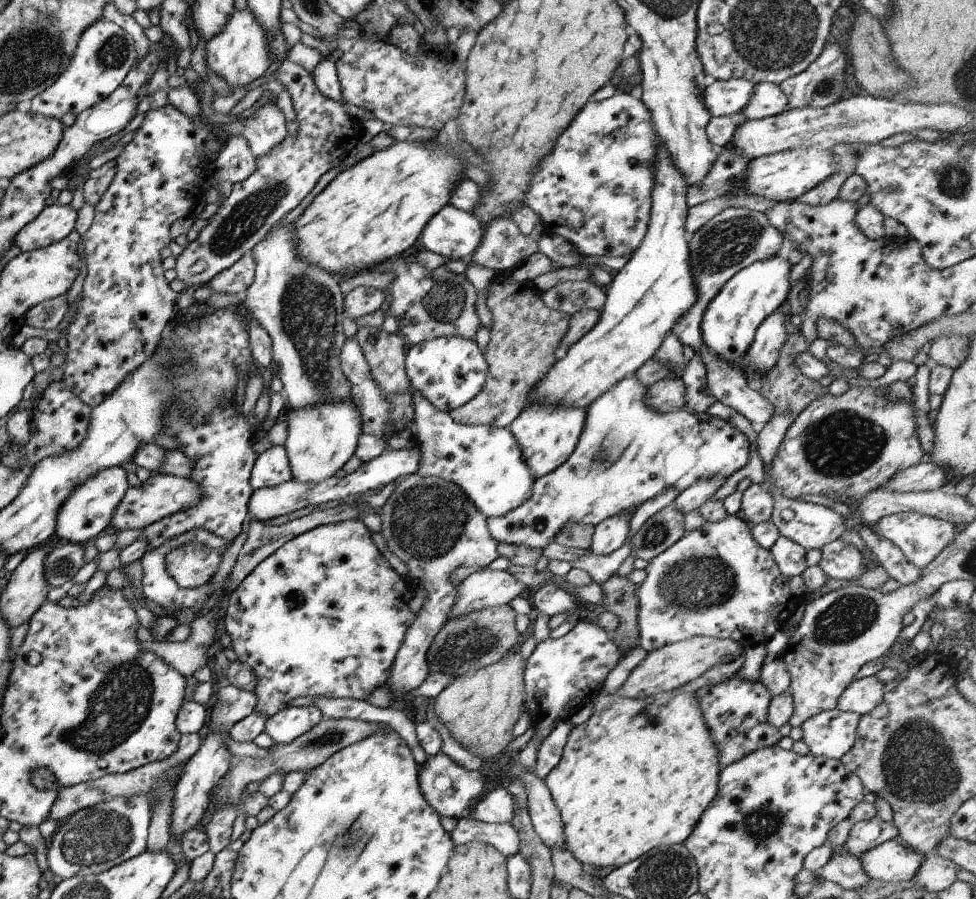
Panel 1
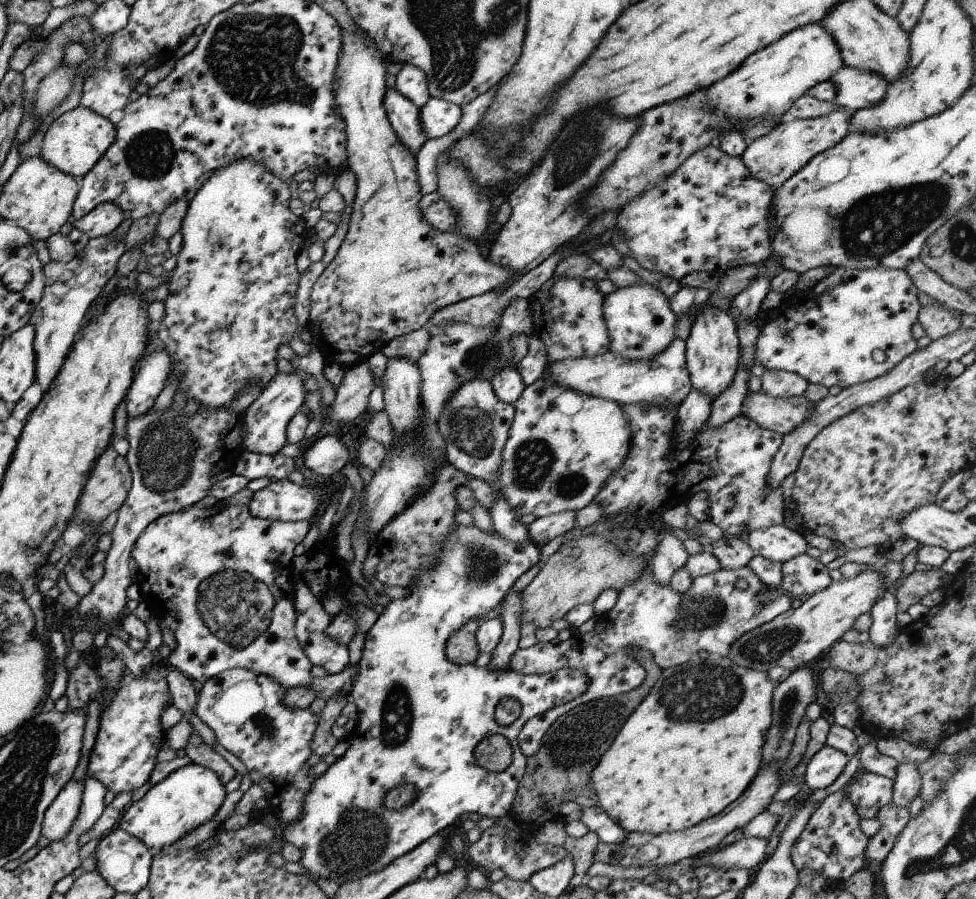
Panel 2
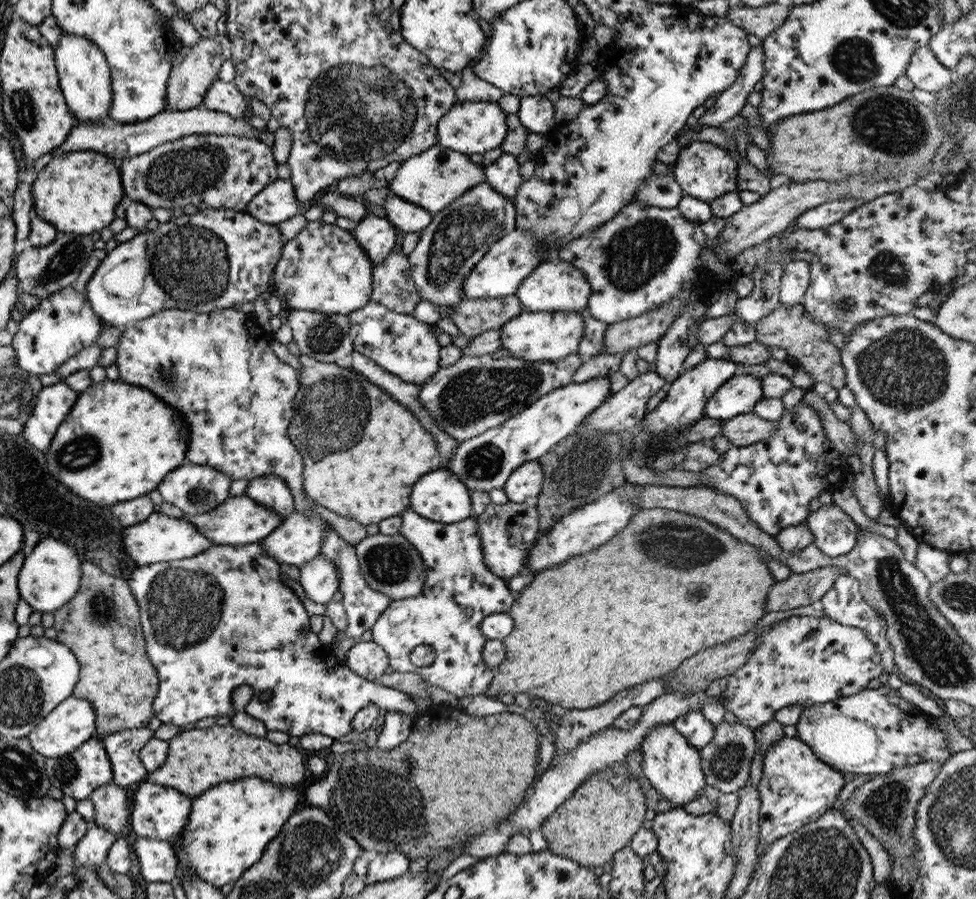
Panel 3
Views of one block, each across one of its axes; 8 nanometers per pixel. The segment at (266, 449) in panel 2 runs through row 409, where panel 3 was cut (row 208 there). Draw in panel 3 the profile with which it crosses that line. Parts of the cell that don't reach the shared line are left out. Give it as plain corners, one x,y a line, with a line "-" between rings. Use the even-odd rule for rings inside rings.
275,178
249,202
245,213
264,224
279,224
300,214
293,186

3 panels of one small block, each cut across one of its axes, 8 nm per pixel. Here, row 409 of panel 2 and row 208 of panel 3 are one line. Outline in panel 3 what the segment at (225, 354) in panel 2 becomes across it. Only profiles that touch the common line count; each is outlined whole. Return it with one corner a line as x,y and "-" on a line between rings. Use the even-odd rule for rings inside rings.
207,208
197,211
194,214
183,213
178,218
171,217
167,222
158,224
157,228
151,230
151,232
146,231
139,233
131,238
131,240
127,240
127,242
116,244
110,252
106,253
105,258
101,260
93,276
87,281
87,286
85,286
85,298
93,314
95,314
98,319
101,319
102,322
104,322
105,325
109,325
109,327
113,326
119,329
127,325
132,325
135,321
143,320
165,309
177,309
207,314
207,312
211,312
211,310
215,310
215,308
221,310
232,308
235,304
253,302
257,296
260,296
260,294
263,294
263,292
267,290
267,284
269,284
269,280
271,280
271,275
274,274
275,266
278,264
282,252
281,248
283,248
285,243
283,241
284,239
282,238
278,224
264,224
245,212
239,213
233,210
214,210
213,208

